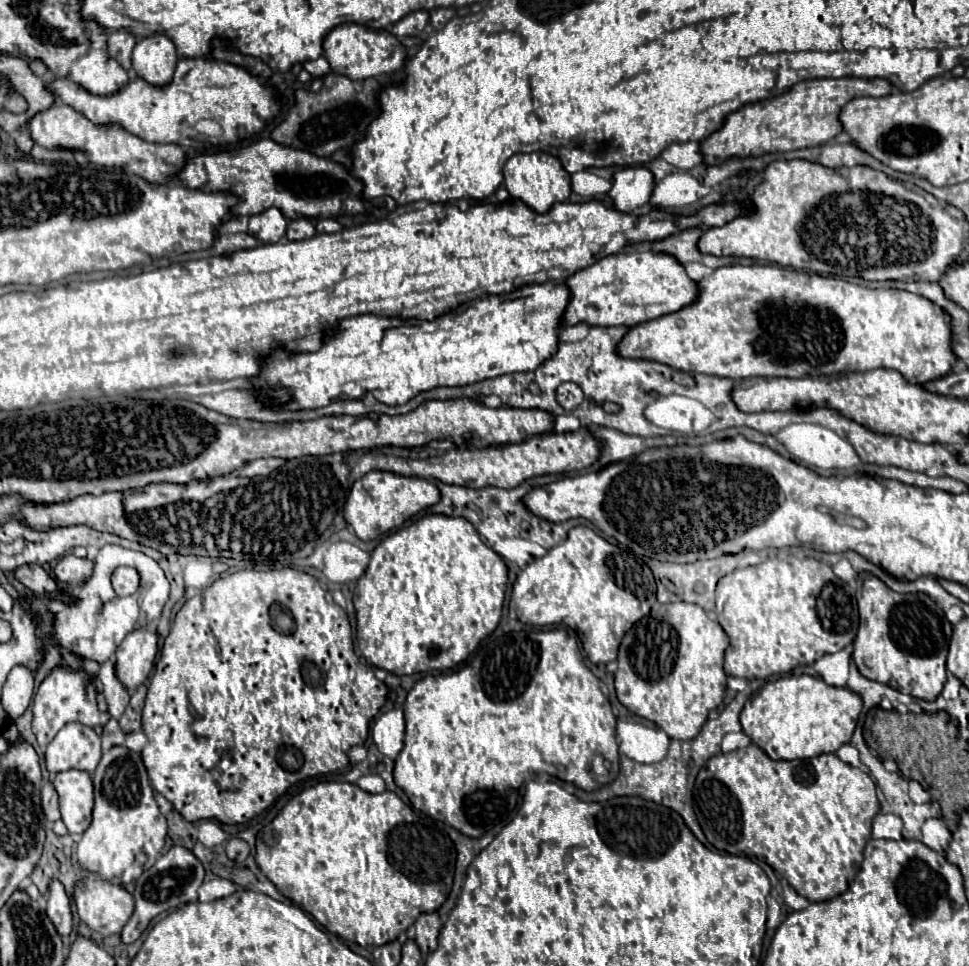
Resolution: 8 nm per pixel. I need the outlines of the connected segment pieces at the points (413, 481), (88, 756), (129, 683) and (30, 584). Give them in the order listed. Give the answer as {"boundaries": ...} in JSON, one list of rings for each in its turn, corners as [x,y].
{"boundaries":[[[[375,470],[365,474],[351,486],[351,492],[343,508],[343,518],[347,520],[355,536],[367,542],[383,536],[389,530],[399,528],[407,518],[433,506],[437,500],[439,500],[437,486],[425,478],[407,478],[393,472]]],[[[77,722],[67,724],[45,750],[45,766],[51,774],[71,768],[93,774],[99,760],[101,738],[89,726]]],[[[145,628],[135,630],[125,636],[115,652],[115,674],[117,680],[129,692],[141,686],[155,662],[157,654],[157,634]]],[[[19,566],[13,572],[15,572],[15,578],[35,594],[49,594],[57,588],[55,580],[41,566]]]]}

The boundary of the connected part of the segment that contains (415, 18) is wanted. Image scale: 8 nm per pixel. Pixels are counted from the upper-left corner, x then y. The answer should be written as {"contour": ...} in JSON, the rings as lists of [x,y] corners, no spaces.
{"contour":[[[419,10],[419,12],[411,12],[407,14],[405,18],[401,18],[397,24],[393,24],[393,34],[395,36],[421,36],[425,26],[429,22],[429,14],[425,10]]]}

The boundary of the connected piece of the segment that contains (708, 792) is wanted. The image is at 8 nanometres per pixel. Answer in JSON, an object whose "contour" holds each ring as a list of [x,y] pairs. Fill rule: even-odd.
{"contour":[[[755,744],[713,756],[697,776],[695,804],[703,834],[717,850],[767,862],[777,876],[785,878],[809,902],[831,900],[849,888],[863,862],[863,848],[871,838],[871,820],[879,812],[871,776],[841,762],[835,754],[775,762]]]}

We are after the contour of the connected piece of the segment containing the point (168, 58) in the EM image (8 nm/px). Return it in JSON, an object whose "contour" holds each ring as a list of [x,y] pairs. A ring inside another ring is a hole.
{"contour":[[[151,34],[137,40],[137,46],[133,48],[133,68],[137,76],[161,86],[171,80],[175,64],[175,46],[165,34]]]}

